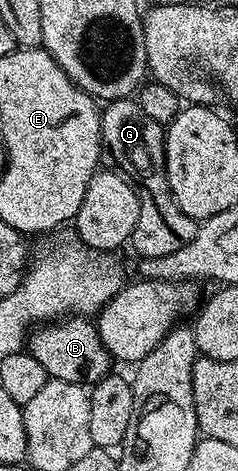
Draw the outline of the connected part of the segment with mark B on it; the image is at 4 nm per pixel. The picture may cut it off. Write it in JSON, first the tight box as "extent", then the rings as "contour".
{"extent":[28,319,112,387],"contour":[[[62,319],[57,323],[43,324],[29,334],[28,352],[44,366],[47,378],[56,381],[92,387],[112,373],[110,352],[100,339],[97,324],[90,319]]]}

